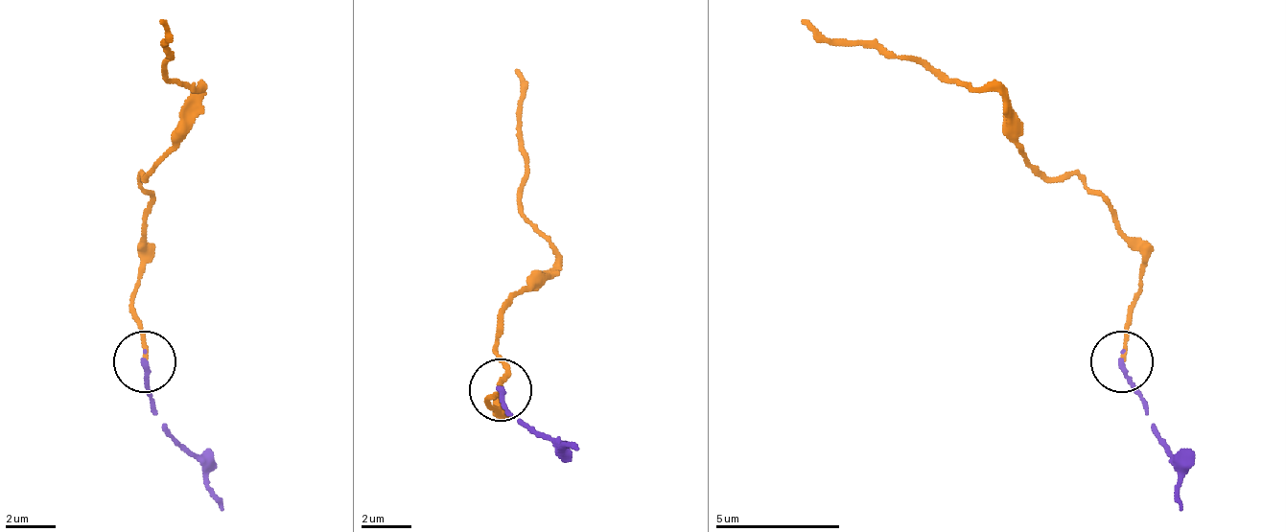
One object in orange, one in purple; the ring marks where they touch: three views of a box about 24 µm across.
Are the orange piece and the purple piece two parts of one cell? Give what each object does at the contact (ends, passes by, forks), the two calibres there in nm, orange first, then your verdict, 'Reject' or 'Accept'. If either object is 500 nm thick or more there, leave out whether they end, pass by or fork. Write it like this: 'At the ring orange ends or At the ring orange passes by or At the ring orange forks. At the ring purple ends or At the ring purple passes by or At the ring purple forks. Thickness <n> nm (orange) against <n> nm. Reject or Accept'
At the ring orange ends. At the ring purple ends. Thickness 150 nm (orange) against 200 nm. Reject

